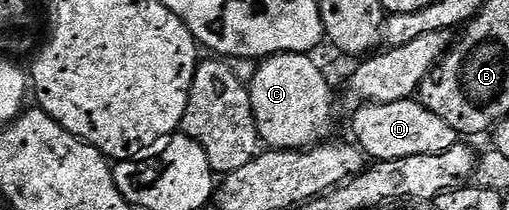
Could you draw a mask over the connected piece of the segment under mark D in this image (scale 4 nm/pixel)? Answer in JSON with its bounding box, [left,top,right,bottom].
[352,98,459,162]

